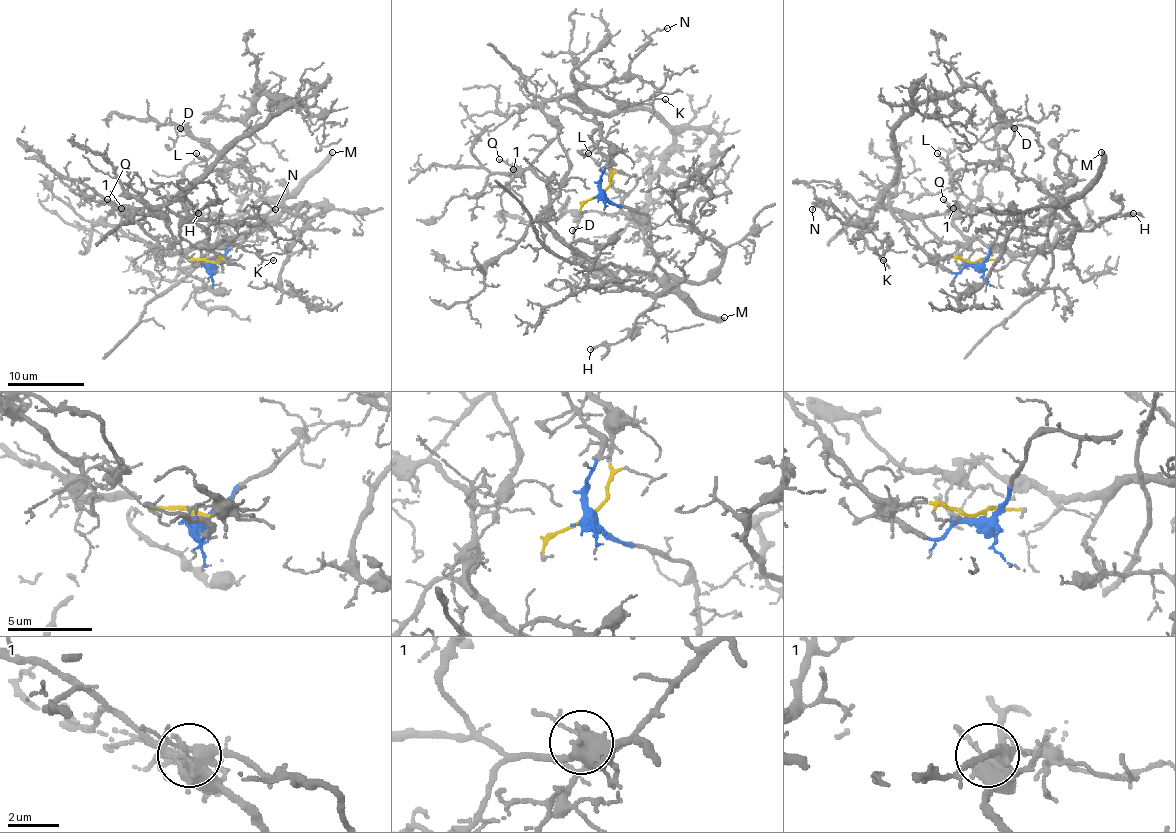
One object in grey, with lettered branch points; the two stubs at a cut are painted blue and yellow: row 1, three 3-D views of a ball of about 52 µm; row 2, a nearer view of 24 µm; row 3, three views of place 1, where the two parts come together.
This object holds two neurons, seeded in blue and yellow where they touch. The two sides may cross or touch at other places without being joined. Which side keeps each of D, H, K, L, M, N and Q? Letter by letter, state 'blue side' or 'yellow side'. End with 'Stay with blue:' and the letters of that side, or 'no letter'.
D: blue side
H: blue side
K: yellow side
L: blue side
M: blue side
N: yellow side
Q: yellow side
Stay with blue: D, H, L, M

